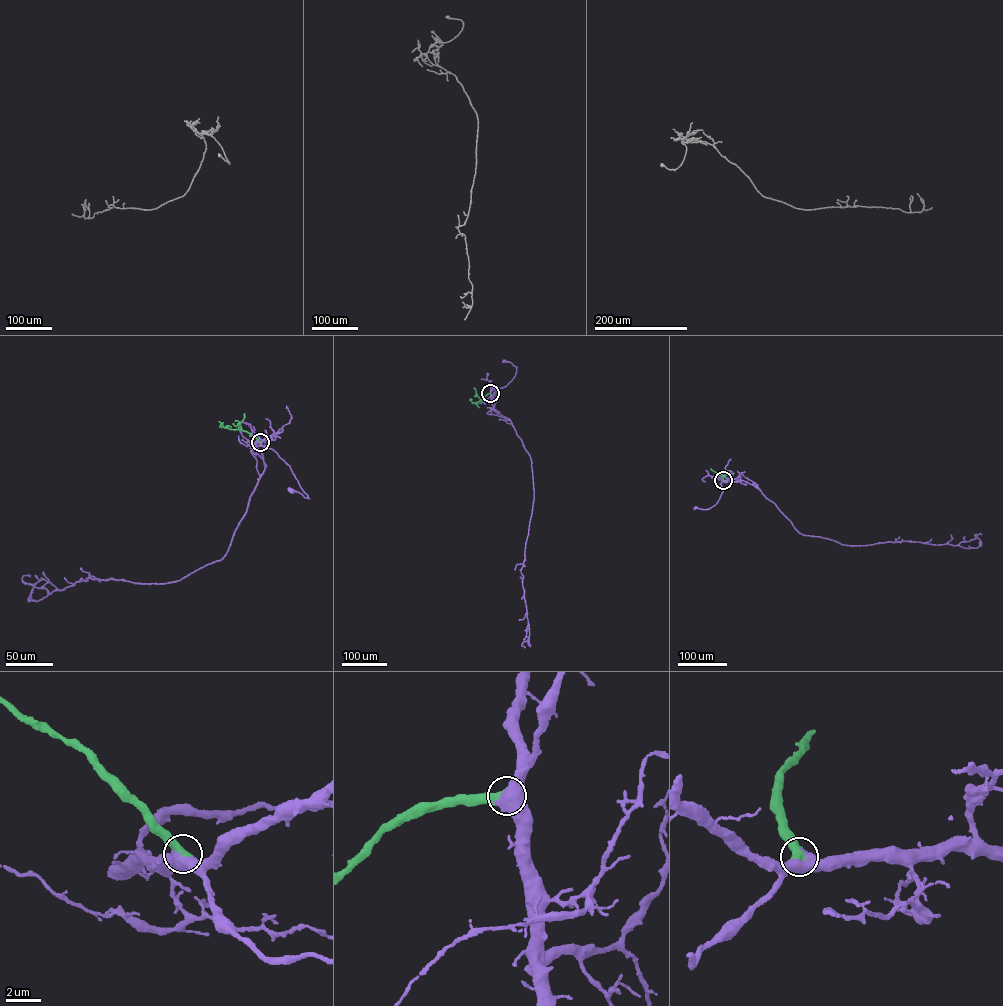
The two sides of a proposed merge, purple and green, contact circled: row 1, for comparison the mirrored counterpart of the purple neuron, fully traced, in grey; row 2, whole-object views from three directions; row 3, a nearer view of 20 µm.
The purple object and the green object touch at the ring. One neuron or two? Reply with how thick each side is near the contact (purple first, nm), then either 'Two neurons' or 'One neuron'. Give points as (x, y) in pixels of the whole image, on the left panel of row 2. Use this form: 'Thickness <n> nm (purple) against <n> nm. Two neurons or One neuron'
Thickness 650 nm (purple) against 700 nm. One neuron

